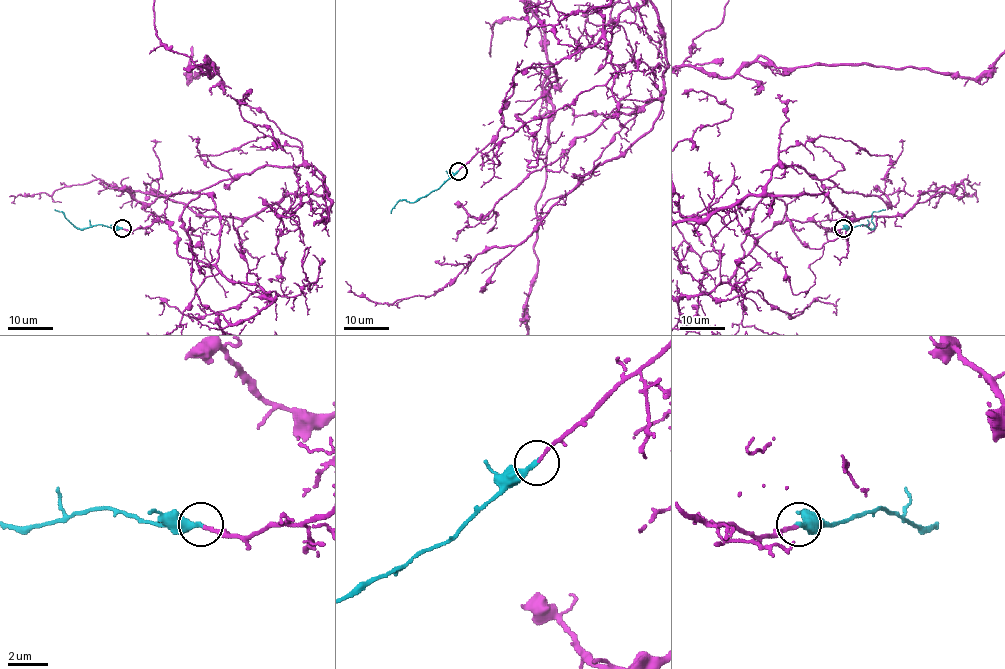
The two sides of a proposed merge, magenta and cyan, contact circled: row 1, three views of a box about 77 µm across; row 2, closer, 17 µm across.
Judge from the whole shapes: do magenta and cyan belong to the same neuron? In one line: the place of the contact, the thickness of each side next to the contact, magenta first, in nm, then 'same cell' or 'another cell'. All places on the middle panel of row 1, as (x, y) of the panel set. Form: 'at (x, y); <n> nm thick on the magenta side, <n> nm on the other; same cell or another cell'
at (458, 171); 160 nm thick on the magenta side, 320 nm on the other; same cell

